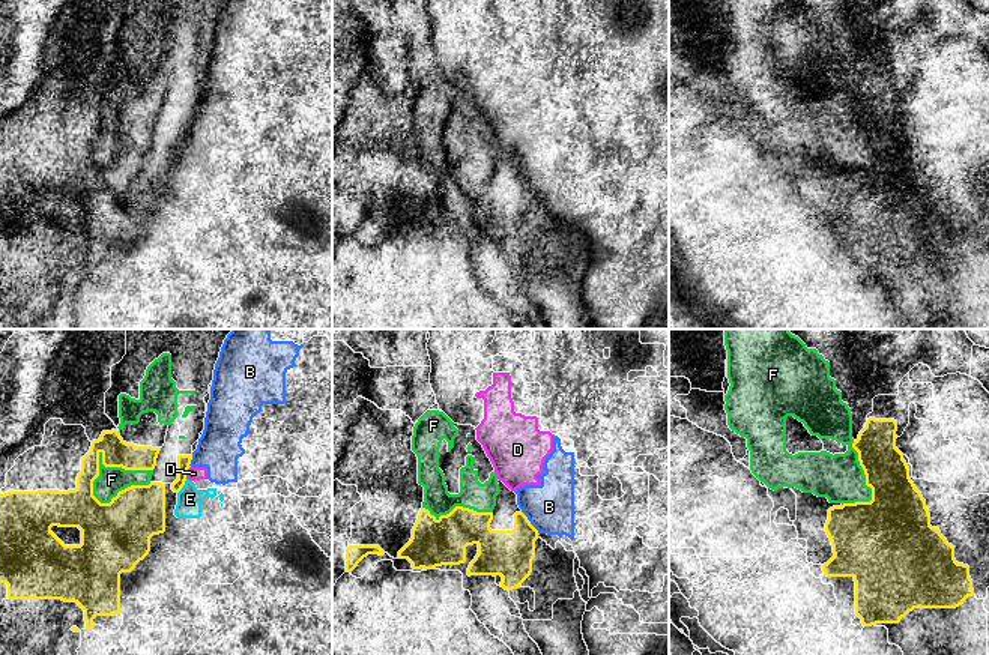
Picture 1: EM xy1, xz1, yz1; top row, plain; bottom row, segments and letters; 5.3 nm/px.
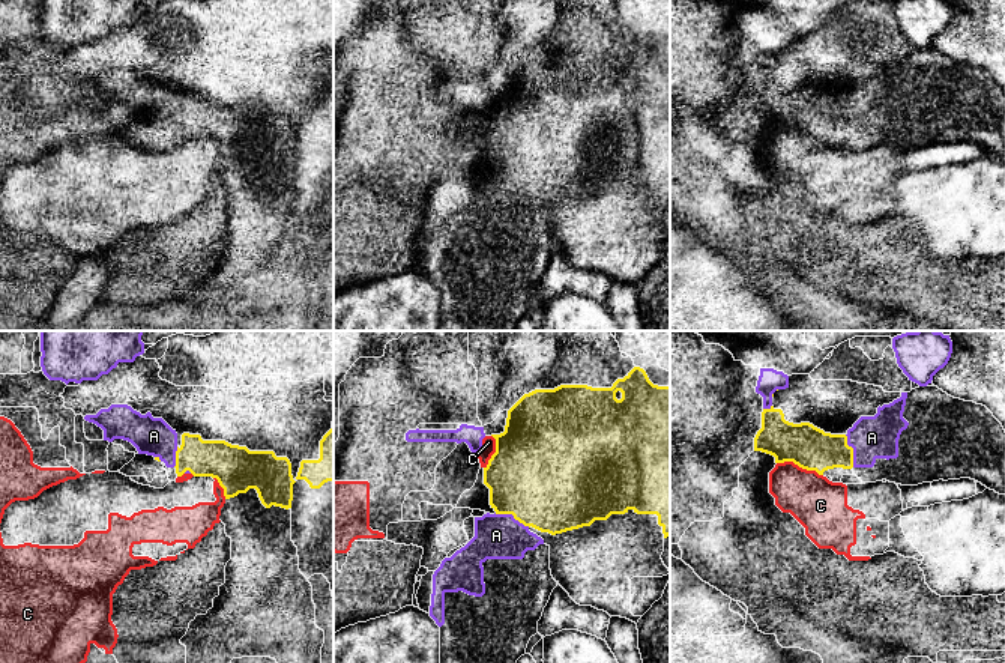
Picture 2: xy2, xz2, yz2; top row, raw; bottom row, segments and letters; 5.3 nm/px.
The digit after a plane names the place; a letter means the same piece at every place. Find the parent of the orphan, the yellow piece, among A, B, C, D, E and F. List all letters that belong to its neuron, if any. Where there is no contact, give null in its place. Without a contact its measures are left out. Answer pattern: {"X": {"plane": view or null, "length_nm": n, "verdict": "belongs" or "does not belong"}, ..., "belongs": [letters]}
{"A": {"plane": "xz2", "length_nm": 200, "verdict": "does not belong"}, "B": {"plane": "xz1", "length_nm": 160, "verdict": "does not belong"}, "C": {"plane": "yz2", "length_nm": 260, "verdict": "does not belong"}, "D": {"plane": "xy1", "length_nm": 80, "verdict": "does not belong"}, "E": {"plane": "xy1", "length_nm": 90, "verdict": "does not belong"}, "F": {"plane": "xy1", "length_nm": 360, "verdict": "belongs"}, "belongs": ["F"]}

